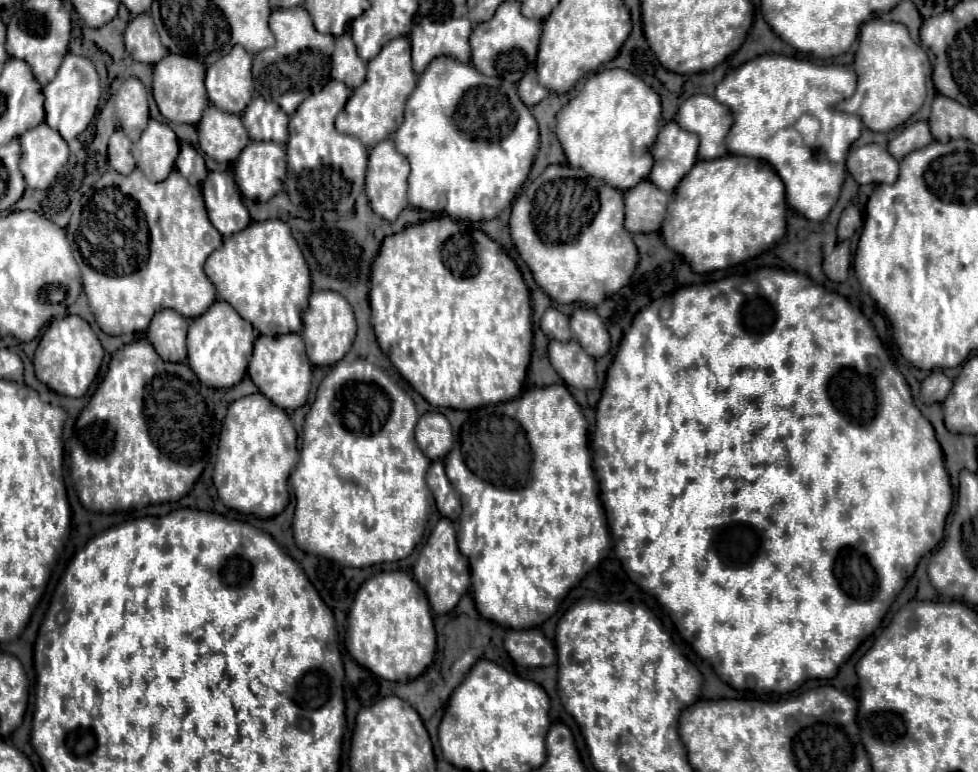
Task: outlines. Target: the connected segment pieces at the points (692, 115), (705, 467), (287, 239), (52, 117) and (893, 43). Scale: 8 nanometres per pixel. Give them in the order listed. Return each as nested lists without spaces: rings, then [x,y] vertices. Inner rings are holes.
[[[697,94],[687,98],[675,116],[675,122],[699,136],[699,158],[713,160],[727,154],[725,136],[733,126],[731,110],[713,96]]]
[[[763,268],[747,280],[749,282],[741,286],[729,278],[685,286],[671,296],[651,302],[633,318],[607,370],[604,390],[597,404],[597,426],[591,448],[613,547],[614,550],[619,547],[617,550],[621,558],[625,556],[627,568],[639,574],[634,582],[669,610],[671,620],[679,632],[683,632],[681,636],[713,666],[715,674],[725,684],[757,694],[785,694],[797,690],[801,682],[809,678],[833,678],[841,662],[875,632],[893,598],[905,586],[905,570],[915,570],[921,556],[943,539],[945,518],[953,504],[953,488],[933,426],[915,406],[908,383],[895,369],[873,324],[843,296],[813,284],[805,274]],[[729,422],[749,422],[751,430],[729,430]],[[731,522],[749,522],[765,530],[763,536],[767,540],[766,550],[761,544],[754,558],[741,560],[741,566],[737,567],[725,566],[711,544],[713,528]]]
[[[265,220],[265,222],[251,222],[245,230],[229,236],[223,240],[223,246],[217,248],[205,264],[205,274],[217,288],[217,296],[225,302],[229,302],[241,318],[255,324],[253,328],[259,330],[259,334],[277,336],[277,334],[299,334],[301,332],[301,312],[307,308],[307,298],[311,294],[311,274],[305,264],[305,258],[301,254],[301,248],[297,246],[297,240],[293,238],[289,226],[281,220]]]
[[[69,52],[57,70],[57,76],[43,88],[47,126],[57,130],[67,142],[73,140],[77,134],[81,134],[97,112],[97,104],[101,96],[101,88],[97,88],[97,84],[99,84],[99,76],[95,72],[93,62]]]
[[[879,18],[863,24],[853,70],[857,74],[857,90],[851,98],[839,102],[837,110],[857,114],[869,130],[889,132],[907,122],[923,106],[925,80],[931,74],[931,64],[925,50],[911,40],[903,24],[883,22]]]

